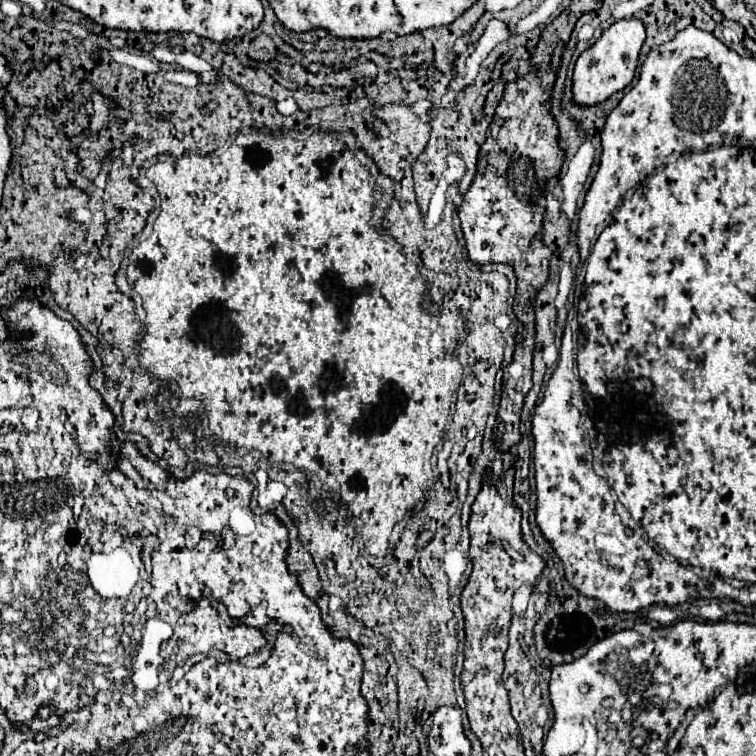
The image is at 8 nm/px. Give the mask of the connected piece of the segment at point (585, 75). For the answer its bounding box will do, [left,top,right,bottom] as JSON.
[573,18,645,106]

